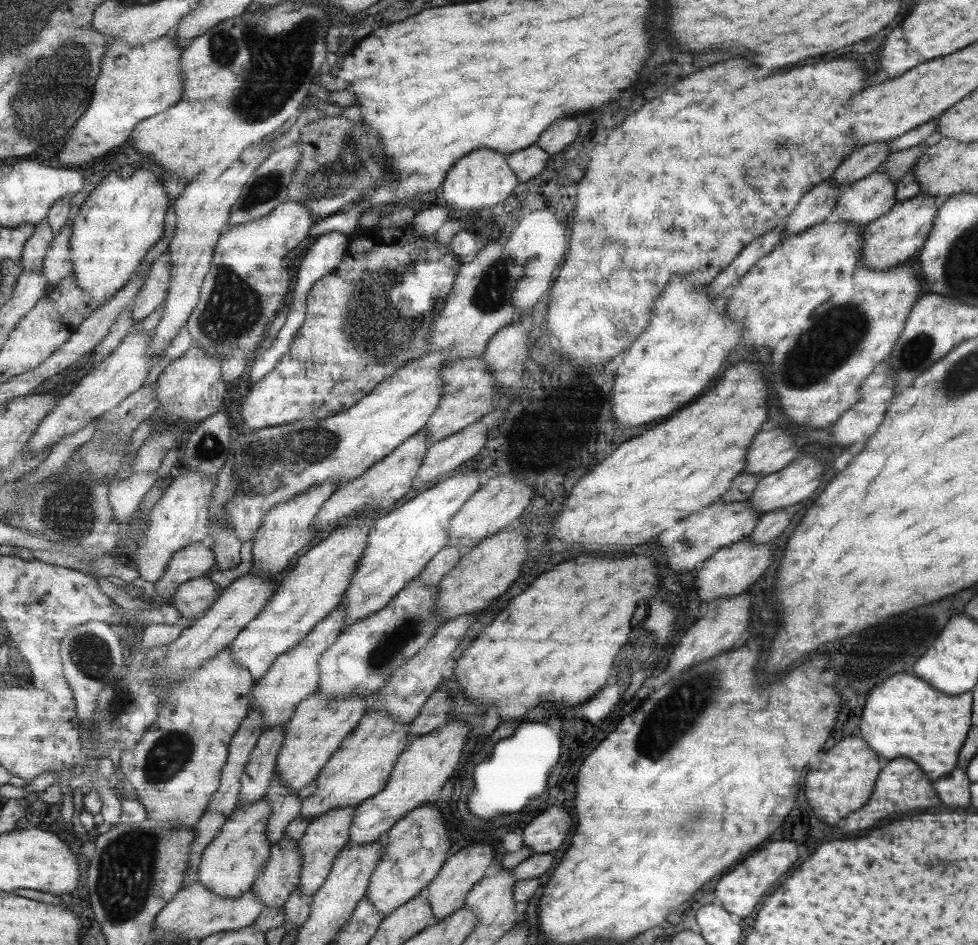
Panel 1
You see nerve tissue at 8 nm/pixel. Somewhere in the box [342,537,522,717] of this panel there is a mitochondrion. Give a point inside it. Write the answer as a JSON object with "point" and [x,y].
{"point":[414,625]}

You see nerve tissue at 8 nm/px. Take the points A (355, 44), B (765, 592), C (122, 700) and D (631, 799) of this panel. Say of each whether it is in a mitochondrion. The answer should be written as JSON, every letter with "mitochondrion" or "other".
{"A":"other","B":"other","C":"mitochondrion","D":"other"}

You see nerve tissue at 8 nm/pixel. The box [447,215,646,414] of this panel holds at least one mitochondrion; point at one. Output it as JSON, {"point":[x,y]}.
{"point":[490,290]}

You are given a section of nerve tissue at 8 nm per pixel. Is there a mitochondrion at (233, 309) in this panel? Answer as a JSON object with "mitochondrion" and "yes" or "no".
{"mitochondrion":"yes"}

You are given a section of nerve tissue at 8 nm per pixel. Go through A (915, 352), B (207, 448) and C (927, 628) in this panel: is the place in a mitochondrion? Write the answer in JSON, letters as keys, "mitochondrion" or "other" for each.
{"A":"mitochondrion","B":"mitochondrion","C":"other"}

